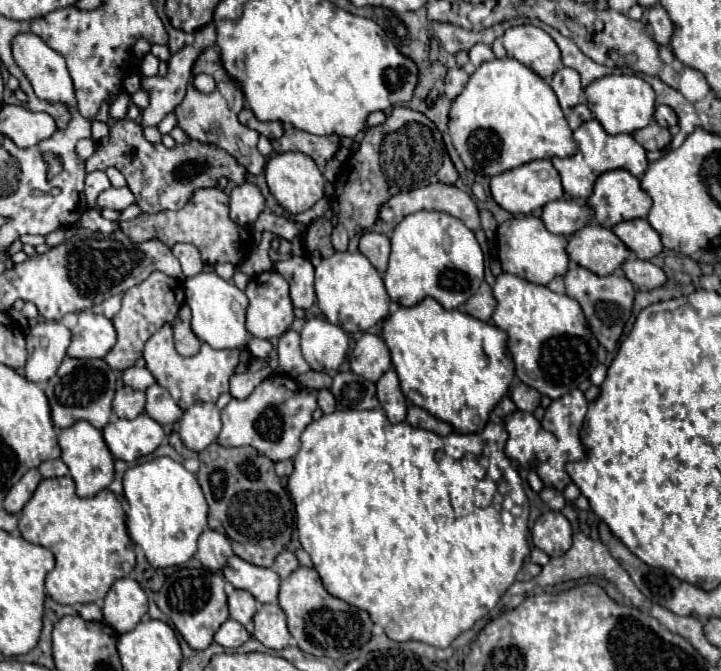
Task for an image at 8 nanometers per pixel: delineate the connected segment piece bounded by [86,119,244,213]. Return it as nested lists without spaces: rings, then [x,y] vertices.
[[[120,119],[110,125],[108,137],[100,139],[96,143],[94,155],[86,161],[86,171],[106,171],[108,167],[116,167],[128,181],[128,189],[136,197],[136,205],[144,213],[158,213],[164,209],[180,209],[188,199],[192,199],[192,193],[202,187],[216,187],[220,177],[232,179],[234,183],[244,181],[244,167],[232,159],[224,149],[212,145],[212,143],[200,143],[200,141],[188,141],[182,145],[176,145],[172,149],[164,147],[162,143],[150,143],[144,139],[142,125],[138,125],[132,119]]]

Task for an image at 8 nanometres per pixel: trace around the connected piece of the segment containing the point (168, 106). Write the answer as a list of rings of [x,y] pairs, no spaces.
[[[184,45],[168,61],[166,77],[146,77],[140,75],[140,87],[148,93],[150,105],[144,109],[142,125],[156,127],[160,119],[174,111],[174,107],[184,99],[186,87],[192,79],[194,61],[200,57],[200,51],[194,45]]]

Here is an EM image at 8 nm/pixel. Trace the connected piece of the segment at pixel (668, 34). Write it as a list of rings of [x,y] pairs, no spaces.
[[[654,5],[654,7],[648,9],[648,23],[650,23],[652,31],[654,31],[654,41],[658,45],[670,45],[674,25],[668,19],[668,13],[660,5]]]

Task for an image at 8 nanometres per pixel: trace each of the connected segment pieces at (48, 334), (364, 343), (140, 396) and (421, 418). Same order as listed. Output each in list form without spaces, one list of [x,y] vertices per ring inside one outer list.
[[[42,321],[30,327],[26,335],[28,363],[26,379],[40,383],[56,375],[70,343],[70,329],[58,321]]]
[[[364,333],[352,351],[352,371],[362,375],[368,381],[378,381],[380,375],[384,375],[384,371],[388,371],[392,367],[390,361],[390,351],[384,343],[384,339],[380,335],[374,333]]]
[[[120,387],[114,397],[114,415],[124,417],[124,419],[134,419],[144,411],[146,405],[146,393],[136,391],[132,387]]]
[[[410,405],[408,409],[408,417],[406,421],[412,425],[412,427],[420,427],[420,429],[426,429],[426,431],[432,431],[432,433],[438,433],[438,435],[448,435],[452,433],[452,427],[432,415],[428,415],[424,409],[416,407],[416,405]]]

